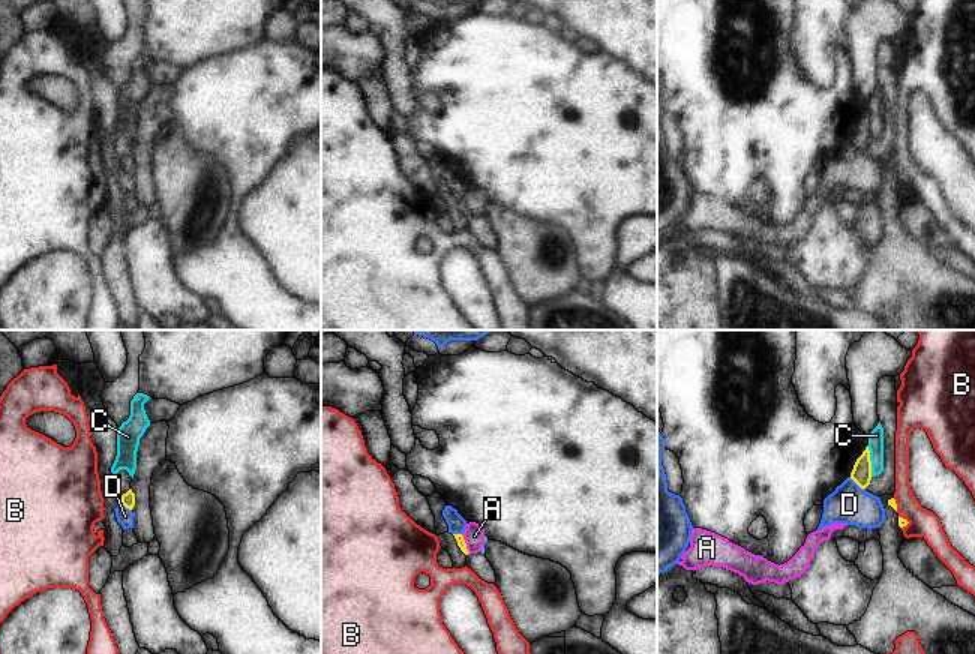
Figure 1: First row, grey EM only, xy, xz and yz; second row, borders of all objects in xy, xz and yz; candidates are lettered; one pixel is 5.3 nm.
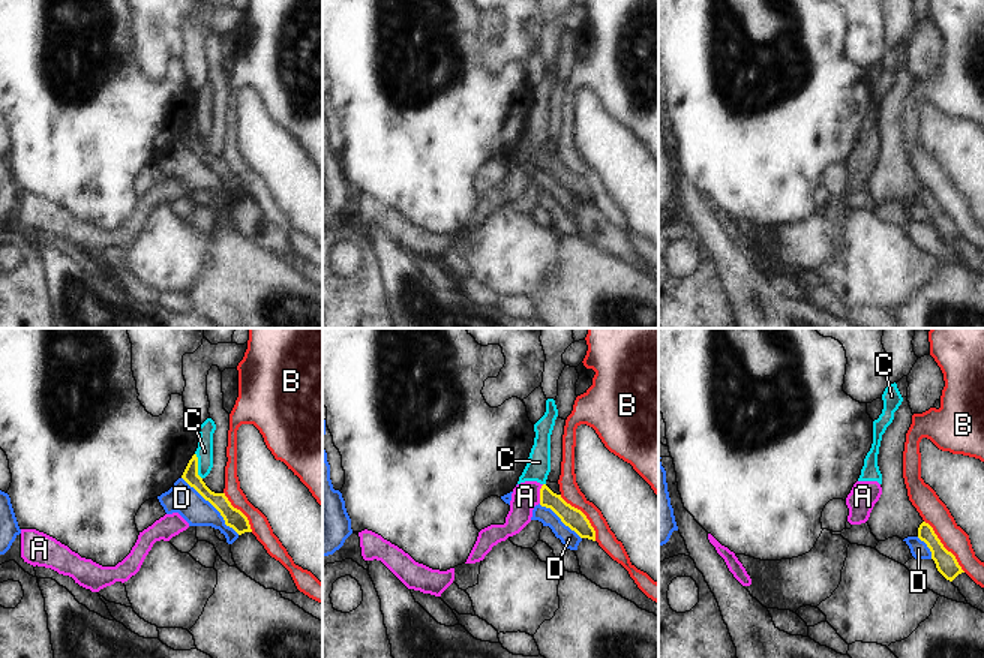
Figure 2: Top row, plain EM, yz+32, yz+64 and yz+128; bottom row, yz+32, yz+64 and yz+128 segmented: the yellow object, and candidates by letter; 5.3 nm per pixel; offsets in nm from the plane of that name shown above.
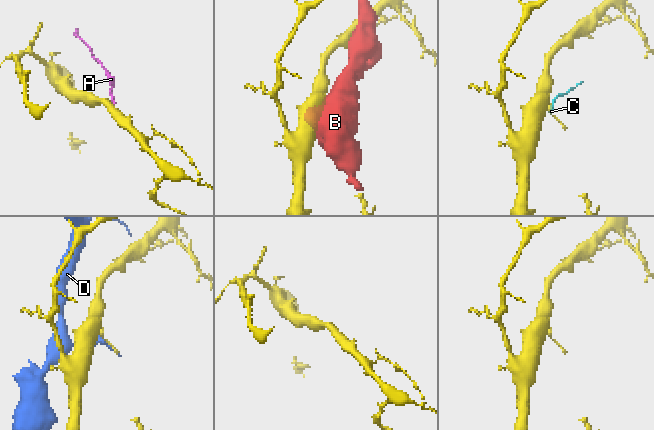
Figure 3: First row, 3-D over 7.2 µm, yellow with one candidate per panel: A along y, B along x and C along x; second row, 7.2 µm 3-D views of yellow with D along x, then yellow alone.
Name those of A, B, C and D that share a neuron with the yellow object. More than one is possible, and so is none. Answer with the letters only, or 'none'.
none

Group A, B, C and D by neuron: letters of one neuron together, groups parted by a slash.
A C / B / D

